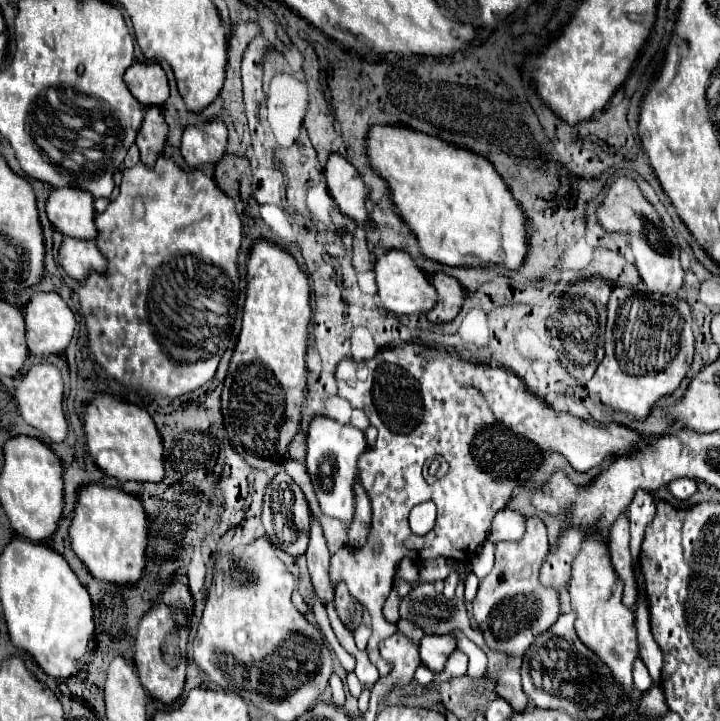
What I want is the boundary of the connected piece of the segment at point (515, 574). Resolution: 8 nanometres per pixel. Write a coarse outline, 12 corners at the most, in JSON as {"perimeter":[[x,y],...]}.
{"perimeter":[[546,527],[496,543],[472,601],[492,651],[520,657],[558,619]]}

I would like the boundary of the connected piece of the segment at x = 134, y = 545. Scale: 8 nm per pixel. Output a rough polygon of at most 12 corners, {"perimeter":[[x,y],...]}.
{"perimeter":[[84,485],[70,541],[98,581],[136,583],[146,513],[116,487]]}

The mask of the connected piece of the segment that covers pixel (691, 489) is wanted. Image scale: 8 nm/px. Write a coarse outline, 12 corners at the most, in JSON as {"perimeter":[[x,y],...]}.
{"perimeter":[[674,479],[668,489],[676,499],[696,493],[694,479]]}

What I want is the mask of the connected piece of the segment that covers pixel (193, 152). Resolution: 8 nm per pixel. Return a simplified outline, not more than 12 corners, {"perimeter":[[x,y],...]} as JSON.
{"perimeter":[[222,119],[190,125],[182,157],[190,167],[216,163],[226,151]]}

